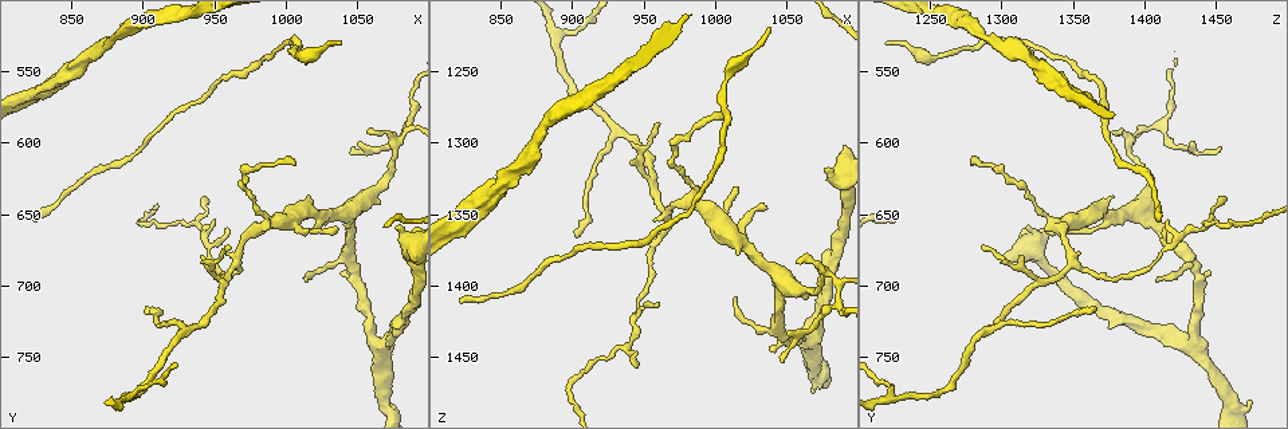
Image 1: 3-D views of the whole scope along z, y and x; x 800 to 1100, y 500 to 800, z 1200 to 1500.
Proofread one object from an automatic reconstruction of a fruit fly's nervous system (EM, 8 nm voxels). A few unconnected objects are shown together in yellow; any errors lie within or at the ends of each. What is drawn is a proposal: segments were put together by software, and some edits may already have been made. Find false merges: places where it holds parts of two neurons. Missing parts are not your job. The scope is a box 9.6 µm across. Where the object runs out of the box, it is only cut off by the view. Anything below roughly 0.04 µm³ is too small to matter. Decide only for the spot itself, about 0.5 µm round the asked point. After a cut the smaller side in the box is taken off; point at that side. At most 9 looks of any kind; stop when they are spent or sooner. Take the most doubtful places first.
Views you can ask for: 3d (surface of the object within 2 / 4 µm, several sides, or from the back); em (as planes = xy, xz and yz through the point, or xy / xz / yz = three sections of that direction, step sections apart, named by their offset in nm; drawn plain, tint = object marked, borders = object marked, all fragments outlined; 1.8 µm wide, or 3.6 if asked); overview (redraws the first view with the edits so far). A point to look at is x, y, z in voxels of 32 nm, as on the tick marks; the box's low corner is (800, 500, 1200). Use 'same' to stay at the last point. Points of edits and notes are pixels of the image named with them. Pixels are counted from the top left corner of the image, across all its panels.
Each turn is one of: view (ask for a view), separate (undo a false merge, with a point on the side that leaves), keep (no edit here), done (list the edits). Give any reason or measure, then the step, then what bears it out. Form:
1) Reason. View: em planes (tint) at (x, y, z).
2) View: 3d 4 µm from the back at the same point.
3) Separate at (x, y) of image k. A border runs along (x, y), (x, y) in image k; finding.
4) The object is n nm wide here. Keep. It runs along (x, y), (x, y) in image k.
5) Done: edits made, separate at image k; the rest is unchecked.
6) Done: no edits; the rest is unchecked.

Sudden change in width. View: 3d 2 µm at (1044, 650, 1398).

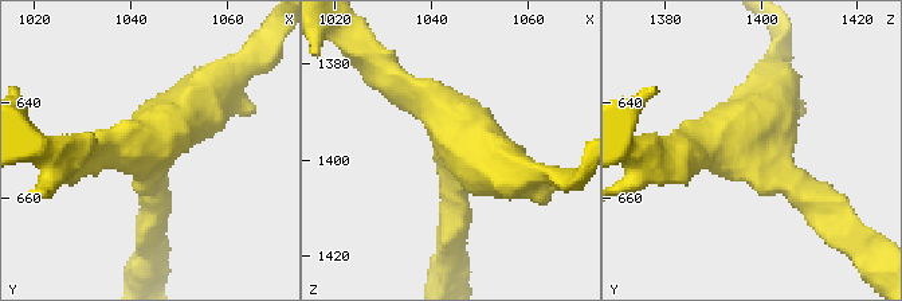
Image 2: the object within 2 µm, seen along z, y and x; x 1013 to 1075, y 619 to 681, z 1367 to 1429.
3 arms meet here; the arms are 200, 220, 220 nm wide. View: em planes (tint) at (1045, 649, 1398).

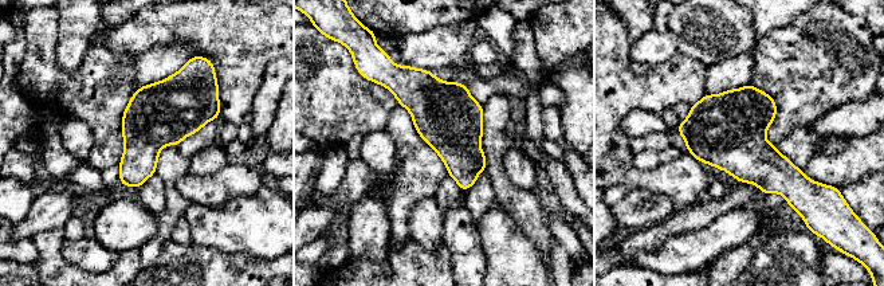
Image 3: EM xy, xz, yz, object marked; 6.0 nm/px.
Keep. One neuron here.

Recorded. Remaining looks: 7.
Thick turns thin. View: em planes (tint) at (1006, 540, 1258).

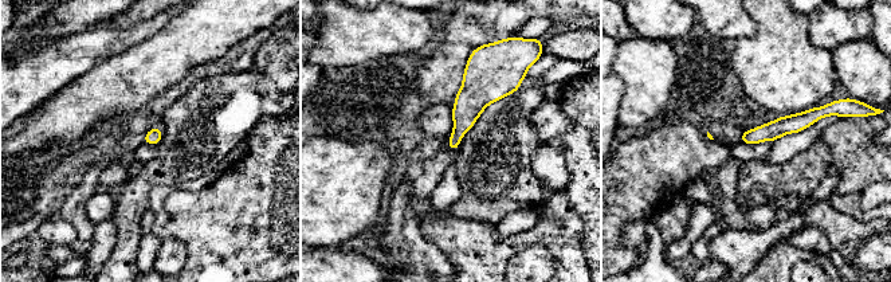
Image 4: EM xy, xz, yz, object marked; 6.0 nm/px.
Keep. It runs along (825, 112), (745, 140) in image 4; one neuron here.

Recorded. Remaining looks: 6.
Sharp bend. View: em yz step 8 (tint) at (1086, 592, 1394).

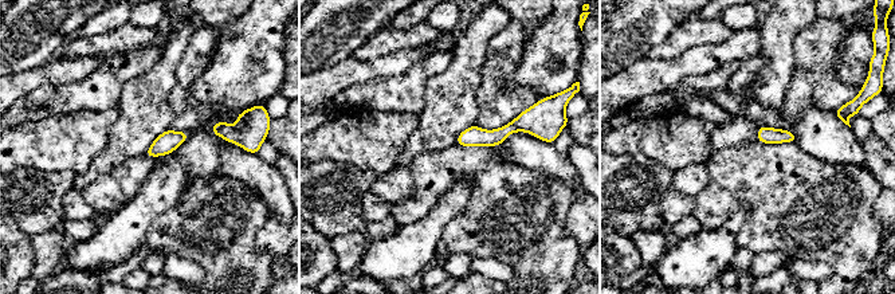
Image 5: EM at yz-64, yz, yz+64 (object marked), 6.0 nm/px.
View: em planes (borders) at the same point.

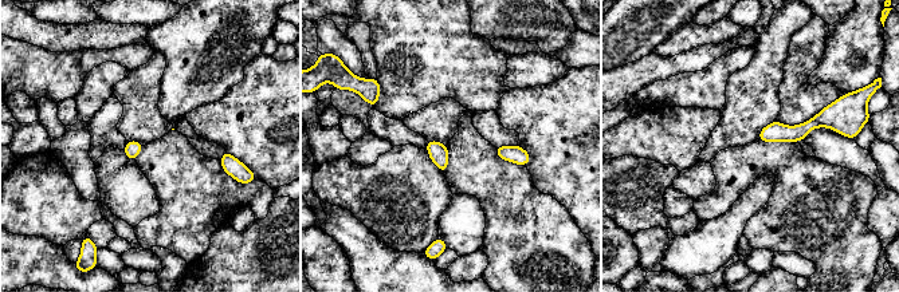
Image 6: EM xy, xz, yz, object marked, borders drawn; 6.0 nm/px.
The object is 100 nm wide here. Keep. It runs along (829, 123), (761, 137) in image 6; continuous, no second neuron.

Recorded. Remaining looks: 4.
Thick turns thin. View: em xz step 4 (tint) at (990, 656, 1344).

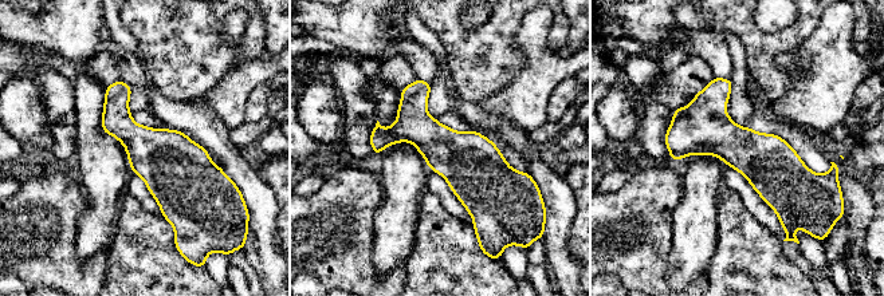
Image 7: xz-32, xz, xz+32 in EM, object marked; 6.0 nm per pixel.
Keep. One neuron here.

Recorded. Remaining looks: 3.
Done: no edits; the rest is unchecked.

